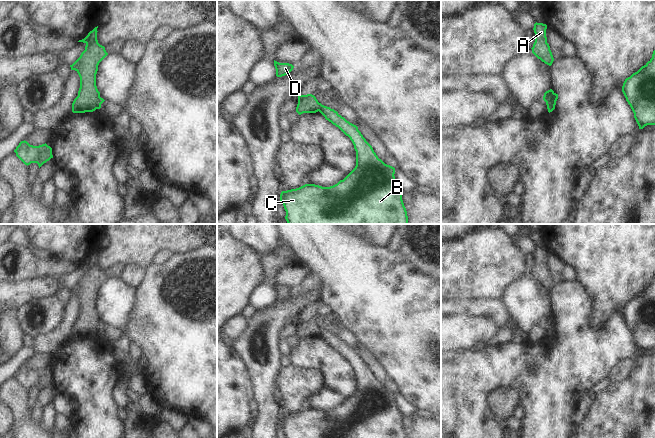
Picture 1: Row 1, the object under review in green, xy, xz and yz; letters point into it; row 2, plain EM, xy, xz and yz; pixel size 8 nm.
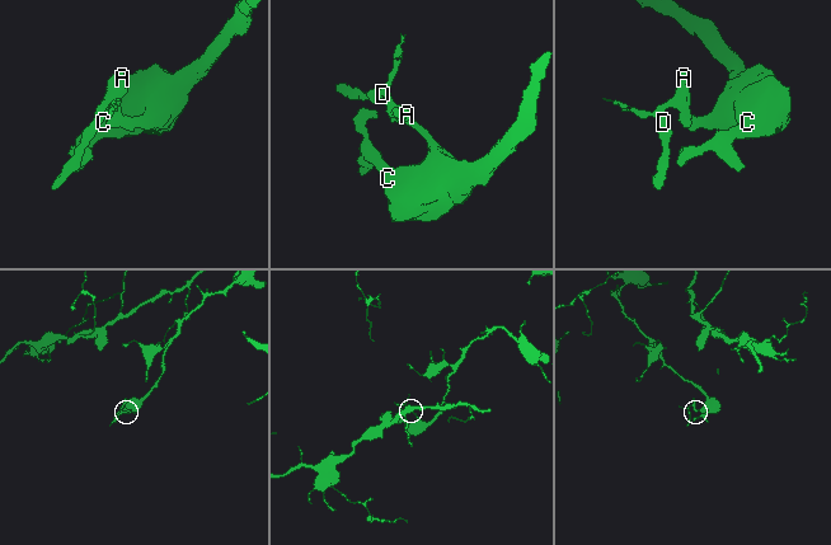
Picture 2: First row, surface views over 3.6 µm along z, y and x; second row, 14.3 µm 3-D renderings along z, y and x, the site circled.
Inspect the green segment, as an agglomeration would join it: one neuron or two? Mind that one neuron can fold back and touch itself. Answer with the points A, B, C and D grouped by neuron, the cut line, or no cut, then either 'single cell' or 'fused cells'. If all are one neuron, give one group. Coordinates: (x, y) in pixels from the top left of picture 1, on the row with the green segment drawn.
A D / B C | yz (554, 93), (546, 102) | fused cells

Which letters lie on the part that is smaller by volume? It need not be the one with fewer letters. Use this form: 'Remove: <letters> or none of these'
Remove: A, D

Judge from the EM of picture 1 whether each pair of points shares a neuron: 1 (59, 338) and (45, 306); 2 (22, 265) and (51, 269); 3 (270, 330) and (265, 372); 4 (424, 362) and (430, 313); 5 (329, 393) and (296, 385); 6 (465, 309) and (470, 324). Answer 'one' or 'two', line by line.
1: two
2: one
3: one
4: one
5: two
6: two

